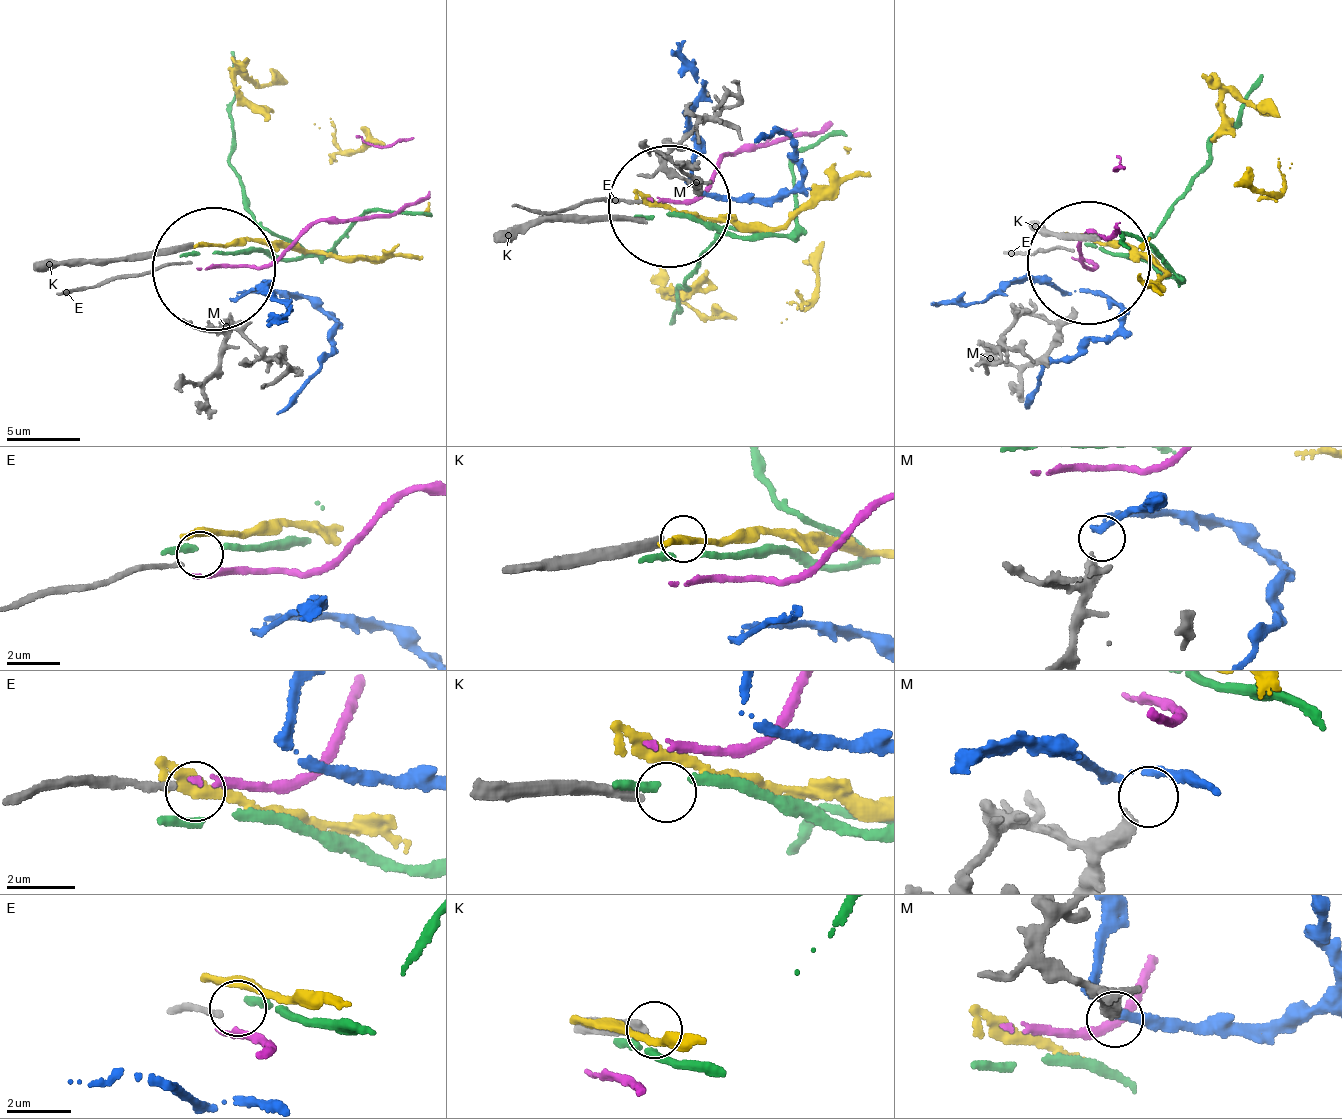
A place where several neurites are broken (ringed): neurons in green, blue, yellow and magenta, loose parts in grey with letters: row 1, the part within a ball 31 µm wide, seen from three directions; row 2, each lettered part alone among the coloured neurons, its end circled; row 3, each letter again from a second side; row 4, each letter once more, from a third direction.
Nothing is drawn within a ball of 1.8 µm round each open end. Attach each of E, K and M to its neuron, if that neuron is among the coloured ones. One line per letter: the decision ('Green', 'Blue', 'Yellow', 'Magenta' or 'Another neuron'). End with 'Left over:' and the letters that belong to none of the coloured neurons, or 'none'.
E: Another neuron
K: Another neuron
M: Another neuron
Left over: E, K, M

